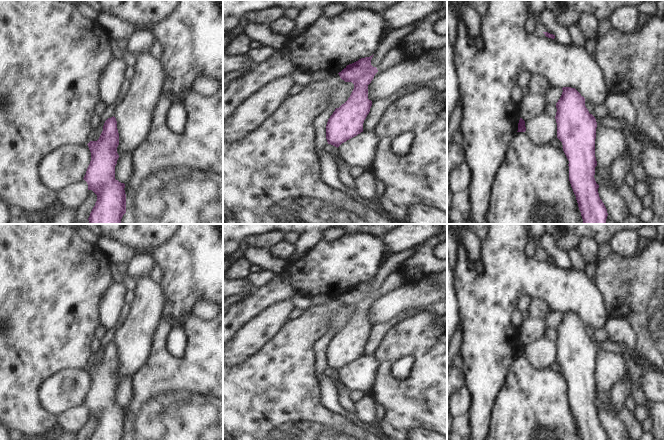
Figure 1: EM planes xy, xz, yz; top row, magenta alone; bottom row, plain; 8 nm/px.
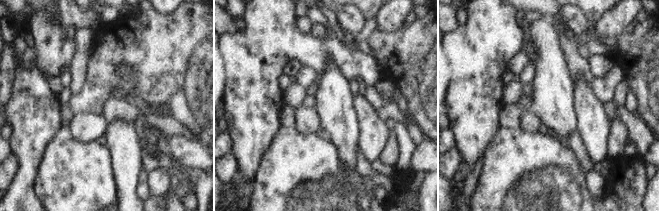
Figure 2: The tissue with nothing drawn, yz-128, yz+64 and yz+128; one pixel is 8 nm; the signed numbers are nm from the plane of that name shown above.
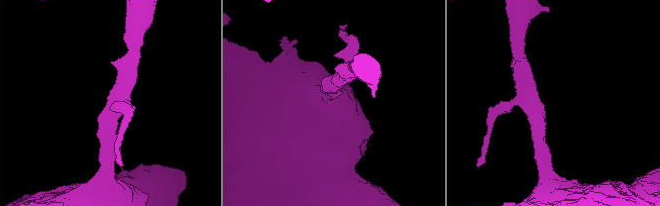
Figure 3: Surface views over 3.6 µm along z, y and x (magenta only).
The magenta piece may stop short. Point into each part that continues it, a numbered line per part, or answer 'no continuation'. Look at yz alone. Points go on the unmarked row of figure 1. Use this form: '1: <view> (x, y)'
1: yz (610, 345)

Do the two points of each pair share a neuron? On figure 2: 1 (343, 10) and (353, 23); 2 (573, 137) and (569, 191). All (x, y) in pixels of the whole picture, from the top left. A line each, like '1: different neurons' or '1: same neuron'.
1: same neuron
2: different neurons

